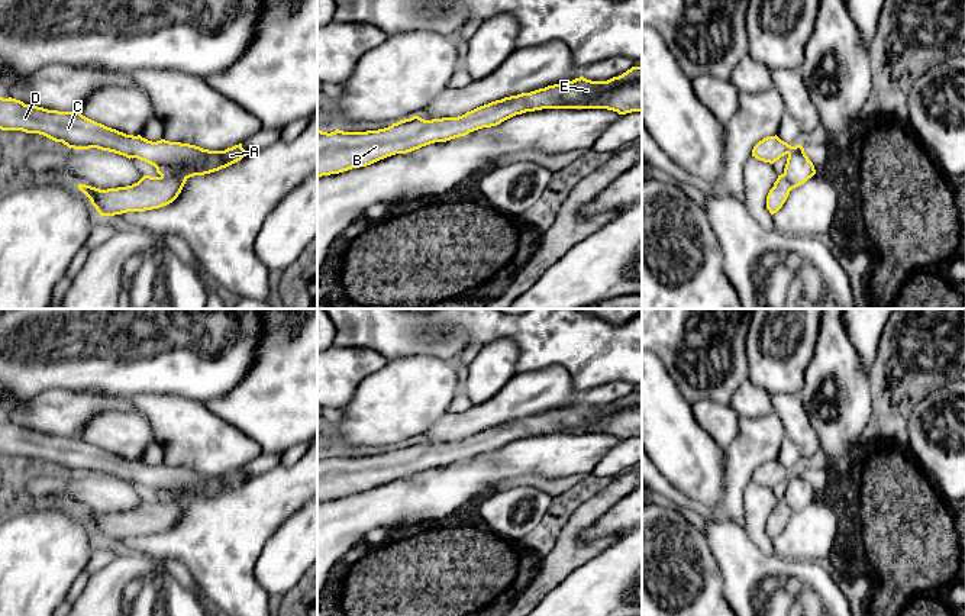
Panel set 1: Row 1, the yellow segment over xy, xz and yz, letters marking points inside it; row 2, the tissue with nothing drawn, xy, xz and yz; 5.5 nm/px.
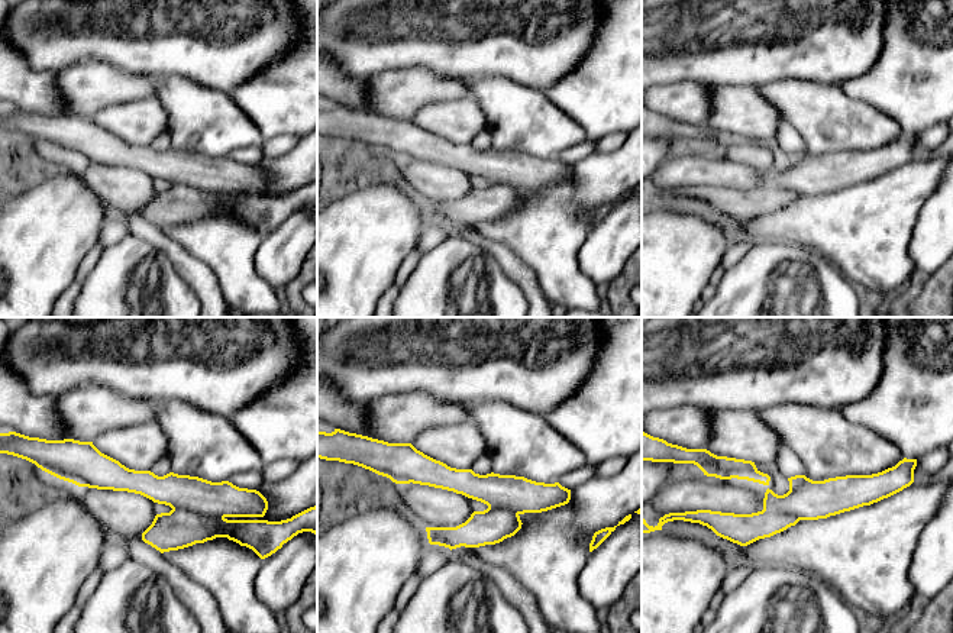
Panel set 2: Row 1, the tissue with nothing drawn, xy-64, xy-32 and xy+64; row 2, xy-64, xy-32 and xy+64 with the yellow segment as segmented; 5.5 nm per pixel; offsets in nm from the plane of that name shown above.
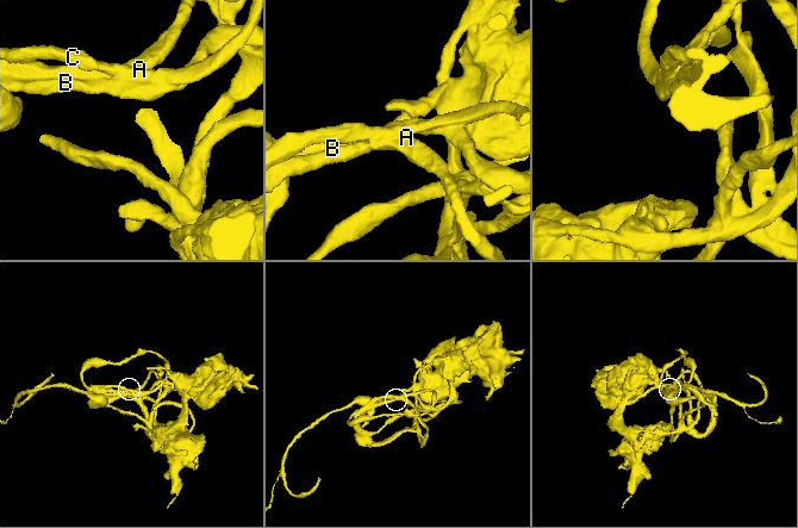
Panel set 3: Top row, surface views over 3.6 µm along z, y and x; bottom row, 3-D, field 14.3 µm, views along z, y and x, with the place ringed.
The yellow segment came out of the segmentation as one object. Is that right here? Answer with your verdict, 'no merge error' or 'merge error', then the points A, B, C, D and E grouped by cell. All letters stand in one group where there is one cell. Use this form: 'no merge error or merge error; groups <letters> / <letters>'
no merge error; groups A B C D E

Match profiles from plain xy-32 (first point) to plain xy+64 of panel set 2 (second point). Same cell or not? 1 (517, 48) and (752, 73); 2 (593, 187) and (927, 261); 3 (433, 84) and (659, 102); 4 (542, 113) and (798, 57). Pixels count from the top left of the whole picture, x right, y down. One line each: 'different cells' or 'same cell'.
1: same cell
2: different cells
3: same cell
4: different cells

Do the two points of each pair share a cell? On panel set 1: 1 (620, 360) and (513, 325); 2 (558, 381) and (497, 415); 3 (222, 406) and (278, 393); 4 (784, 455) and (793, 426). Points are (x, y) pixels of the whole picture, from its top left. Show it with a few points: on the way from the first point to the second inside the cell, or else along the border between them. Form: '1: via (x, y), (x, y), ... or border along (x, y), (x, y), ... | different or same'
1: via (594, 352), (580, 342), (551, 331), (539, 331) | same
2: via (544, 387), (512, 402) | same
3: via (236, 406), (264, 406) | same
4: border along (786, 436), (797, 447), (803, 464) | different

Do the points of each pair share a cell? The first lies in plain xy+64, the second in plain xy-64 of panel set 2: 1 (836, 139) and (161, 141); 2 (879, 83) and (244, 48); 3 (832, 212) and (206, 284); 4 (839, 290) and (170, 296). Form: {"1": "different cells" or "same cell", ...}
{"1": "different cells", "2": "different cells", "3": "different cells", "4": "same cell"}

